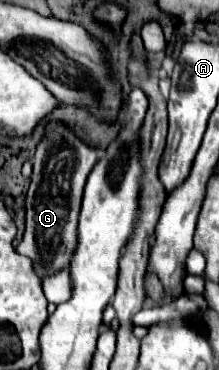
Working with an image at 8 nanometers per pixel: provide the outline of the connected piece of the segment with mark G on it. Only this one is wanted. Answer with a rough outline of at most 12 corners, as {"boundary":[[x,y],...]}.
{"boundary":[[58,122],[34,156],[18,252],[70,264],[94,148]]}

